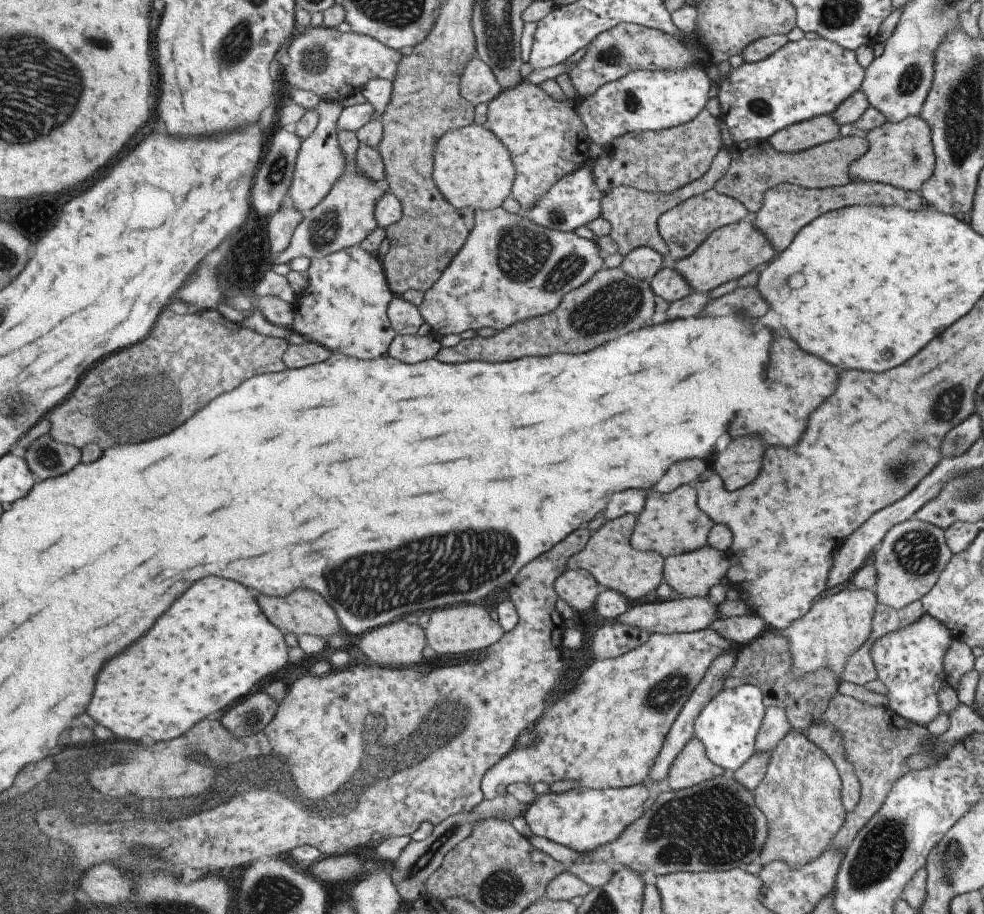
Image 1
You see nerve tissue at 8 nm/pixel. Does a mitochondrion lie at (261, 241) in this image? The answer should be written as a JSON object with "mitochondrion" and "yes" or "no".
{"mitochondrion":"yes"}

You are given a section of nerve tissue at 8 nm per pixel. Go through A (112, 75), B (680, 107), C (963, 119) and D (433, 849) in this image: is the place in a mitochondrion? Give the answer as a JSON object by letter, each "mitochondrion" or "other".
{"A":"other","B":"other","C":"mitochondrion","D":"mitochondrion"}

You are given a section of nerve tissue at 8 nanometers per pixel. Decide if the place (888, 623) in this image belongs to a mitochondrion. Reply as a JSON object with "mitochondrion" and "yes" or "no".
{"mitochondrion":"no"}

